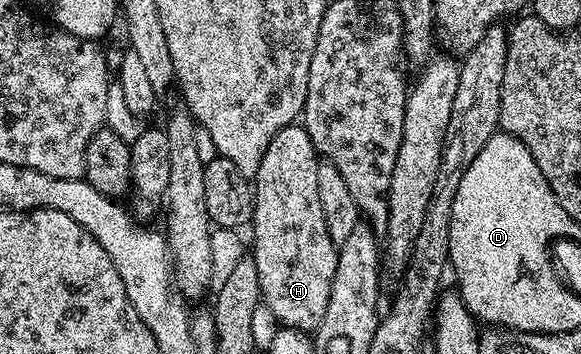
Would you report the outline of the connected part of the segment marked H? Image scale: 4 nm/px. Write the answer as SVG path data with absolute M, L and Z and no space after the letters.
M291 124L283 128L268 144L264 160L260 160L260 168L252 179L254 192L252 257L256 264L256 272L260 276L261 301L278 317L283 327L303 332L317 330L324 320L324 312L330 303L332 276L336 276L338 259L338 246L329 235L324 211L321 208L317 184L319 163L320 155L314 149L306 127L301 124Z

